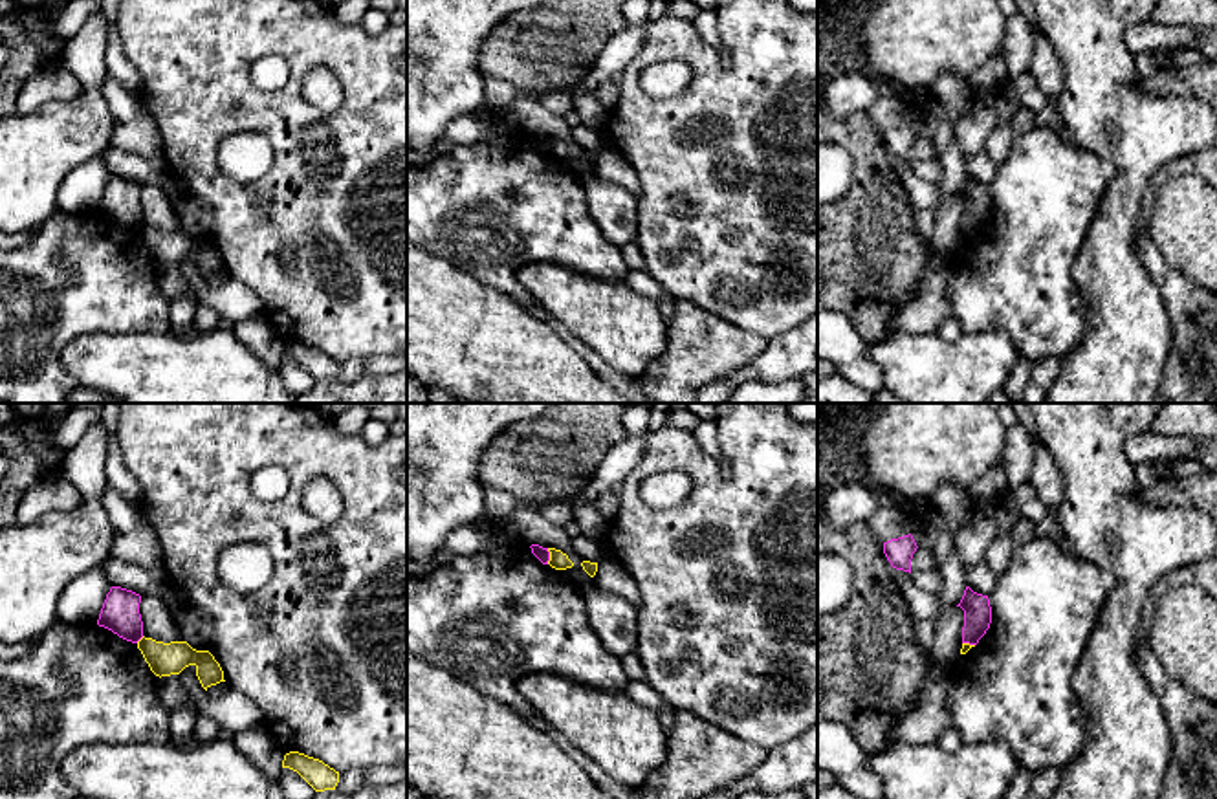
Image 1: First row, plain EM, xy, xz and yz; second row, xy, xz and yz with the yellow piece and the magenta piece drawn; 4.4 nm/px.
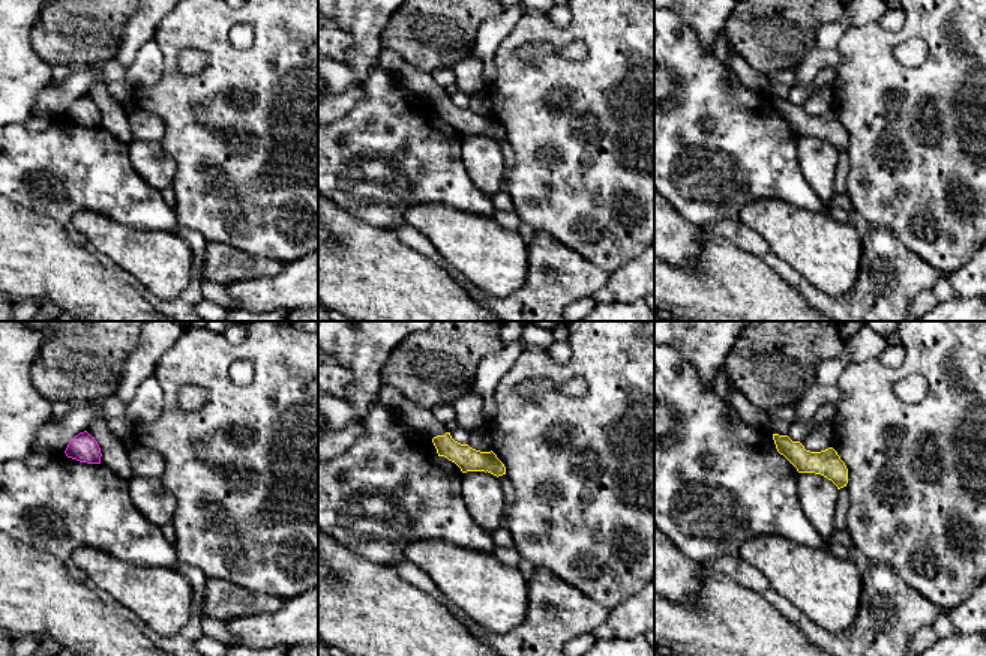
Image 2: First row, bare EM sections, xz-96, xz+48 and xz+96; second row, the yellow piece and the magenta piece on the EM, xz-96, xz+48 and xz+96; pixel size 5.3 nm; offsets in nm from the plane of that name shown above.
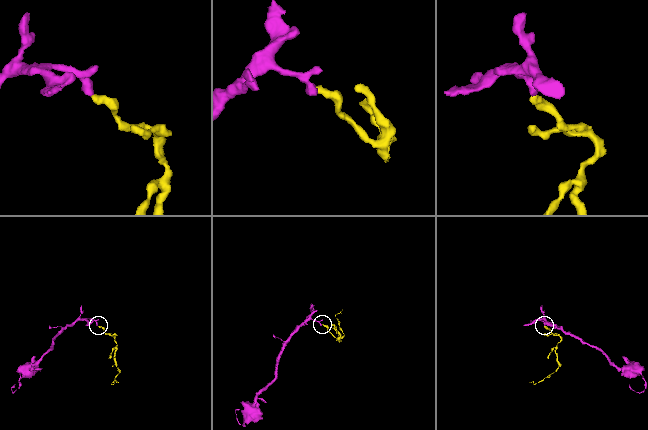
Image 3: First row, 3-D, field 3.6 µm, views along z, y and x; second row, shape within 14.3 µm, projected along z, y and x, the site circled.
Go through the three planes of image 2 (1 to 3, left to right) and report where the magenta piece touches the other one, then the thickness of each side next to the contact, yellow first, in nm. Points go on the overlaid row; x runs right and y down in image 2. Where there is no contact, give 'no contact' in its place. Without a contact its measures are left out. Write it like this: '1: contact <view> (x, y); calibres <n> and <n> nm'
1: no contact
2: no contact
3: no contact

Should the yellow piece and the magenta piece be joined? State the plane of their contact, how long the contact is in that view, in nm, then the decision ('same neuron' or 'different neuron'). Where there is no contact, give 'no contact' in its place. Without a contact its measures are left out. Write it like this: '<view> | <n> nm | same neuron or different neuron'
xz | 70 nm | different neuron

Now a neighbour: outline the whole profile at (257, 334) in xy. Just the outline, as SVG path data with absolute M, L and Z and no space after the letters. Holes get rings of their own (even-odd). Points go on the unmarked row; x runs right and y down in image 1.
M268 315L233 324L233 334L266 365L280 365L286 341L273 330Z

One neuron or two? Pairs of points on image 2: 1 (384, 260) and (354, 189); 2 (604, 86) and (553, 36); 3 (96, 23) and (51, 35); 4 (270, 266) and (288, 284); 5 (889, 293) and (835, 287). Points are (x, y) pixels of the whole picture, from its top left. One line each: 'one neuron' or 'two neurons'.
1: two neurons
2: one neuron
3: one neuron
4: two neurons
5: two neurons

